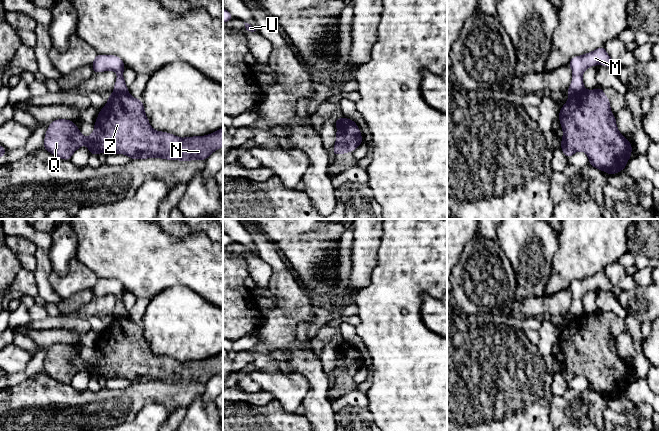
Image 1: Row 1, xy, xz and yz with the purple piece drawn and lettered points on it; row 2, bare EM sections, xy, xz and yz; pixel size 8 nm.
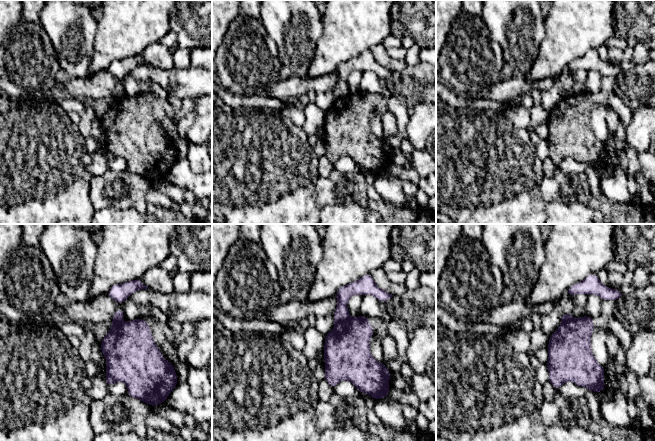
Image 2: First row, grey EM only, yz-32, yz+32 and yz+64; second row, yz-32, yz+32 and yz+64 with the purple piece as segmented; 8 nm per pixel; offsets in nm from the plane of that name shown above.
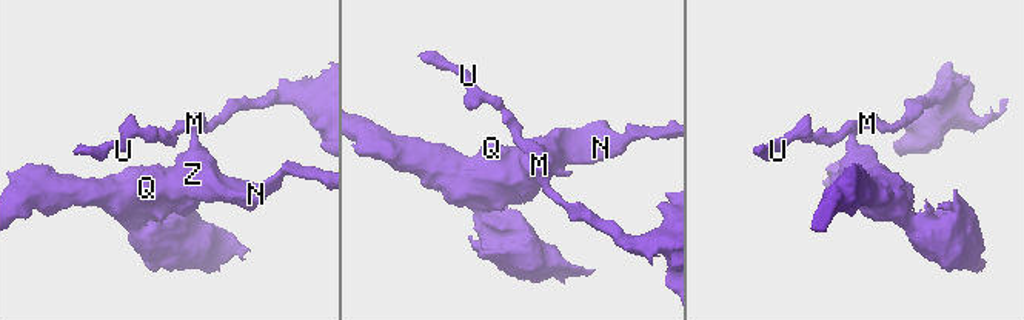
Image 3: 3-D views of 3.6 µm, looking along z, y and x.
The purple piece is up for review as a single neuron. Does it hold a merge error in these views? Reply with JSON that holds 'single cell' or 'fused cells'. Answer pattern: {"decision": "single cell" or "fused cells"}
{"decision": "fused cells"}

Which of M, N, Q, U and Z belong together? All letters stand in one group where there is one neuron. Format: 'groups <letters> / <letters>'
groups M U / N Q Z

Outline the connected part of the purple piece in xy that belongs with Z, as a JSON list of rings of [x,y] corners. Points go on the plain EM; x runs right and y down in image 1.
[[[128,316],[125,318],[111,318],[108,321],[107,328],[98,337],[97,344],[94,347],[94,356],[84,361],[80,357],[80,351],[76,351],[72,344],[56,343],[52,345],[45,357],[43,372],[51,378],[63,384],[70,384],[72,378],[82,369],[86,369],[90,379],[99,379],[100,376],[109,378],[125,378],[132,384],[147,382],[162,382],[166,384],[180,384],[188,386],[190,384],[205,384],[217,373],[223,371],[223,351],[214,357],[205,360],[193,360],[180,362],[168,356],[156,355],[149,347],[144,335],[144,328],[141,323],[132,321]]]

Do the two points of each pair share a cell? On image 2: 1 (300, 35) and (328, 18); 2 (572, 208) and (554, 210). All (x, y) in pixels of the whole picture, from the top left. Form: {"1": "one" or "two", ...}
{"1": "two", "2": "one"}

